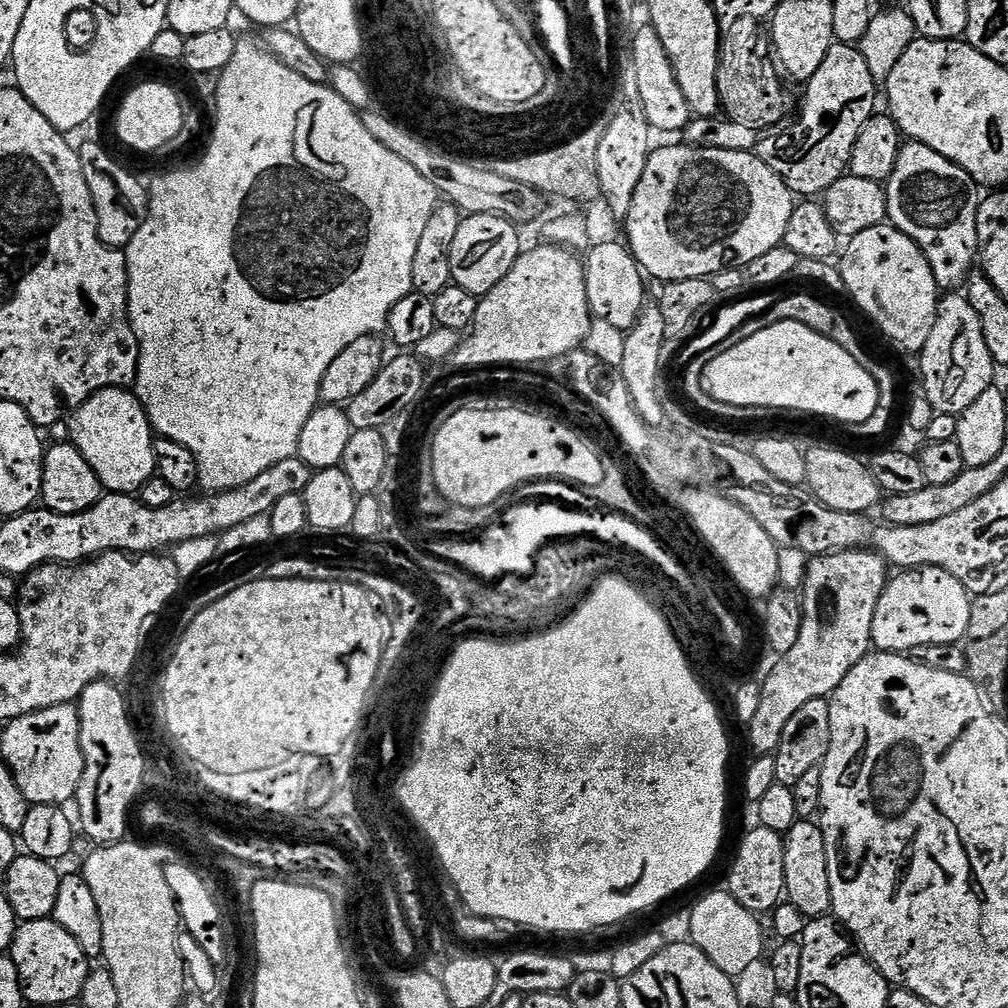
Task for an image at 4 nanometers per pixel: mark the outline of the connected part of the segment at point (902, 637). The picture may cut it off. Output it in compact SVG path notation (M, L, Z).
M910 568L895 575L882 590L878 610L874 610L875 651L908 654L918 646L958 644L967 637L973 597L954 574L946 574L941 568Z

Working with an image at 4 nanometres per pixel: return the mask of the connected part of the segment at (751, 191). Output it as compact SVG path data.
M687 142L679 143L668 144L665 148L657 147L653 151L646 162L646 168L642 170L642 178L638 181L638 190L634 190L634 202L630 202L630 214L626 221L626 227L628 227L626 244L632 257L640 263L641 269L651 279L653 276L654 279L660 280L659 282L685 280L686 278L711 278L718 275L723 268L747 269L748 264L754 262L754 258L781 247L784 243L786 226L790 226L790 214L794 207L794 194L786 186L786 182L782 182L782 178L778 178L778 174L774 174L774 170L770 170L770 166L766 166L766 162L762 162L760 157L752 152L696 148Z

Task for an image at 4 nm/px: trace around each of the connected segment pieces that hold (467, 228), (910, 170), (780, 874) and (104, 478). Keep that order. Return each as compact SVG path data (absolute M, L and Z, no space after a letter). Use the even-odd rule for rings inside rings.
M468 214L458 226L458 234L454 237L454 246L450 246L450 270L452 284L466 290L476 297L485 296L514 266L520 257L522 245L517 225L505 216L494 214Z
M908 142L901 147L898 160L894 162L894 170L886 182L886 195L888 197L888 220L892 227L898 229L902 234L906 234L922 250L926 262L930 262L930 270L936 279L937 289L943 290L948 294L963 289L967 285L969 275L978 260L978 249L980 247L980 243L978 242L978 210L980 209L982 199L981 185L976 184L974 178L970 178L970 174L966 174L966 170L962 170L957 164L950 162L950 158L942 158L942 154L938 154L938 150L930 150L930 146L919 142Z
M758 828L744 832L741 835L740 845L736 848L736 857L732 860L732 869L728 872L726 891L746 910L761 914L771 912L786 896L786 850L784 837L779 832L769 828Z
M103 388L101 392L93 392L81 408L71 413L70 423L71 443L90 462L108 492L139 493L142 485L156 475L154 429L135 391Z

